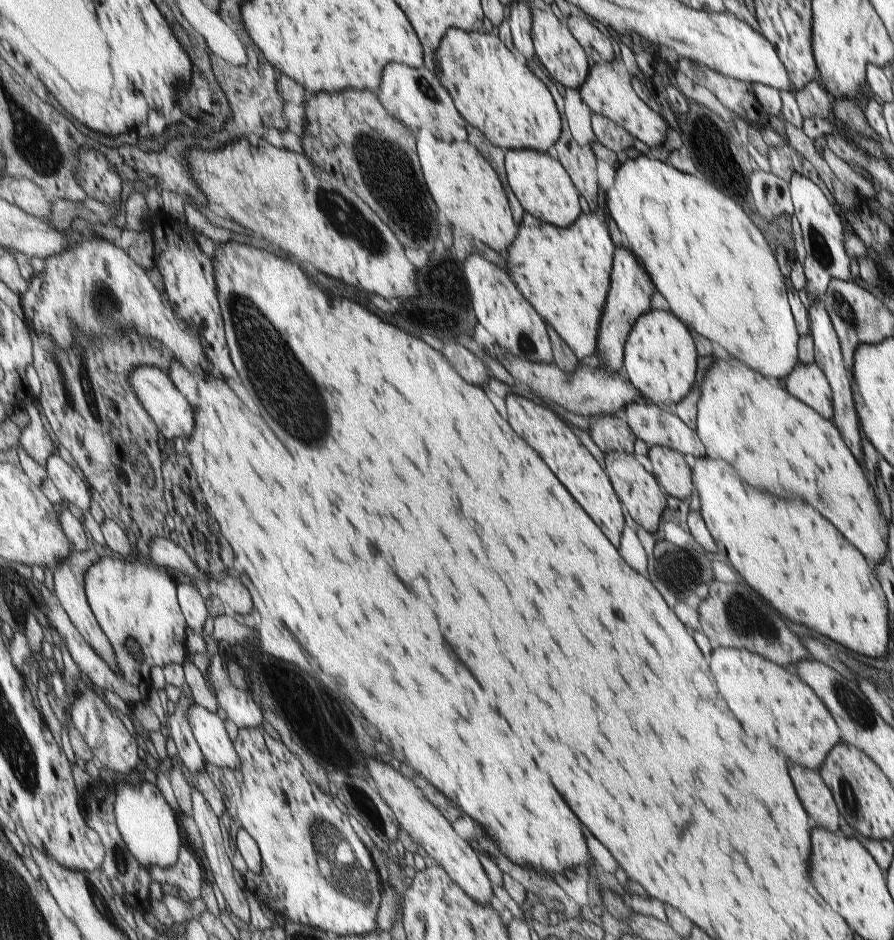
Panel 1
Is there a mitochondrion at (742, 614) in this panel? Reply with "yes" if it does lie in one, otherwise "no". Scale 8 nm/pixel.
yes

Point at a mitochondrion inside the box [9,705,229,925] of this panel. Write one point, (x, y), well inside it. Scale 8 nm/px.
(121, 864)

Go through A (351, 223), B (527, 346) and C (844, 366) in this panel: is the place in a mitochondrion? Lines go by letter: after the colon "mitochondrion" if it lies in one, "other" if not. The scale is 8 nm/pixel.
A: mitochondrion
B: mitochondrion
C: other

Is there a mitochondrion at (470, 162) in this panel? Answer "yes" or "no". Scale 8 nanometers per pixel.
no

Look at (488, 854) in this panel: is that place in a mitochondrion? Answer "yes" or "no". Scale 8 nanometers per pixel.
no

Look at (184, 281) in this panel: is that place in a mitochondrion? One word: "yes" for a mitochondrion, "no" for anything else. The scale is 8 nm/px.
no

